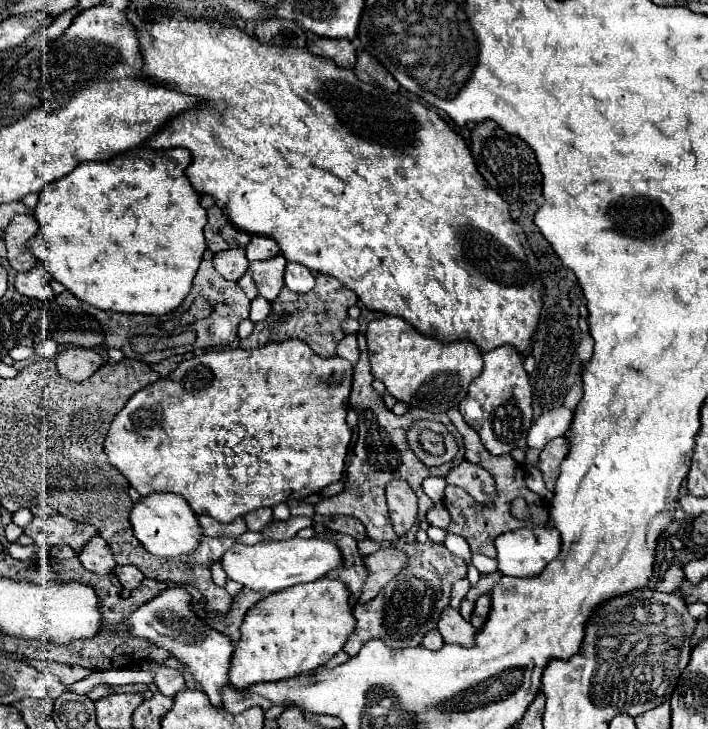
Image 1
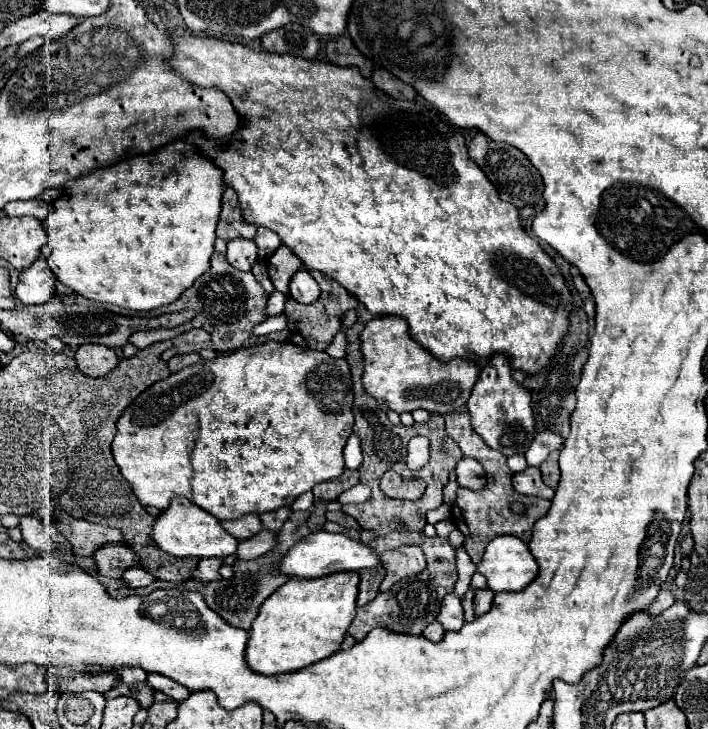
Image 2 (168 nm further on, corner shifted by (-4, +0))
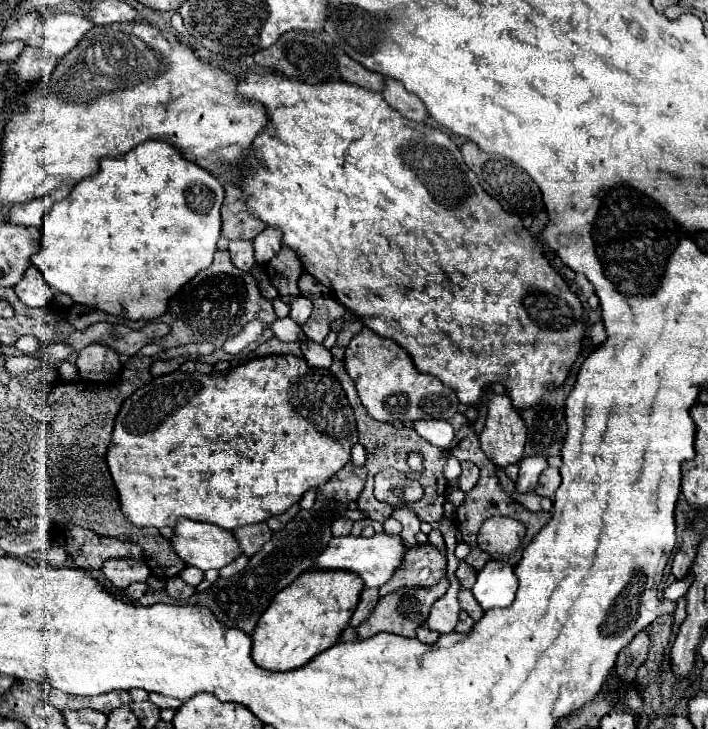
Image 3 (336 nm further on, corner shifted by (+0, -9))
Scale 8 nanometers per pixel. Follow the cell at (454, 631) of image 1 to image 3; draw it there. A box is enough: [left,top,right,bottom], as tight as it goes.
[428,577,460,633]

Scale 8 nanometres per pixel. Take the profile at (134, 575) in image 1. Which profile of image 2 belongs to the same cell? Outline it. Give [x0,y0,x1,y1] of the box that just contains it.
[122,566,154,588]

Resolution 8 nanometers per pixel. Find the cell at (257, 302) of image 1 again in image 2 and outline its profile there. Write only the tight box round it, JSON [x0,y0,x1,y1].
[268,290,288,316]

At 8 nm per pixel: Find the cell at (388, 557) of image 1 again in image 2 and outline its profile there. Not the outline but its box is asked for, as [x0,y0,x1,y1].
[380,546,426,592]

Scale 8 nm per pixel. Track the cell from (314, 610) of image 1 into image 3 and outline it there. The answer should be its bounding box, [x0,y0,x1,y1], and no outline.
[252,571,364,671]

